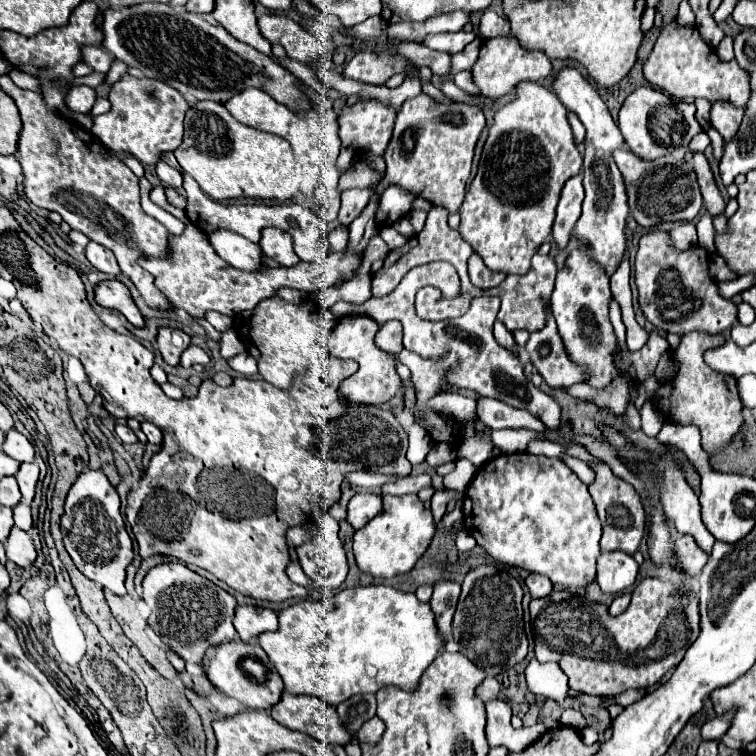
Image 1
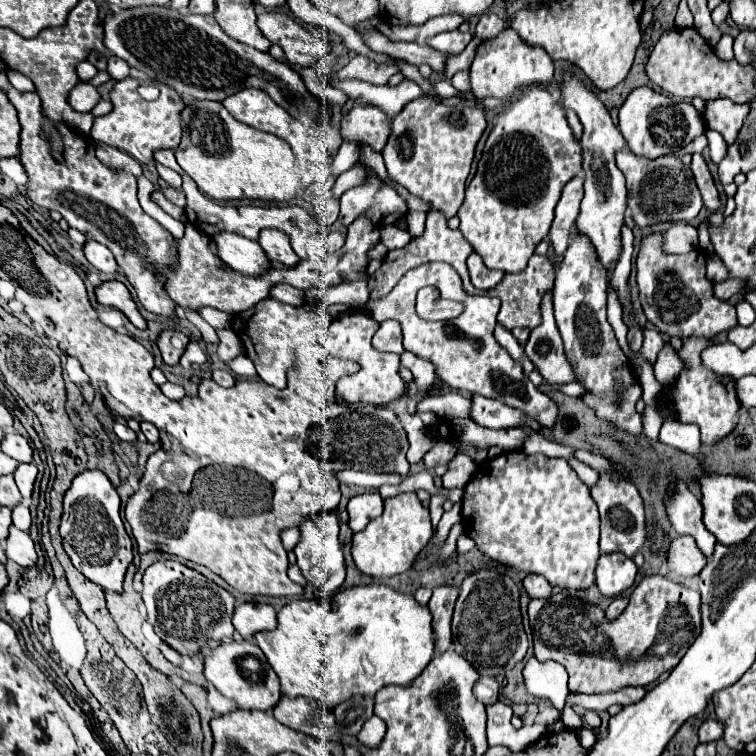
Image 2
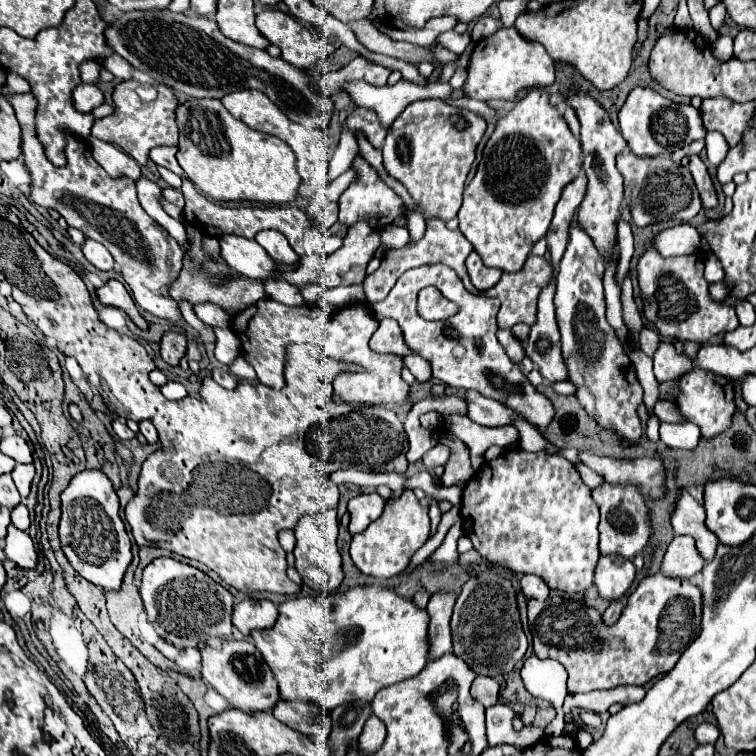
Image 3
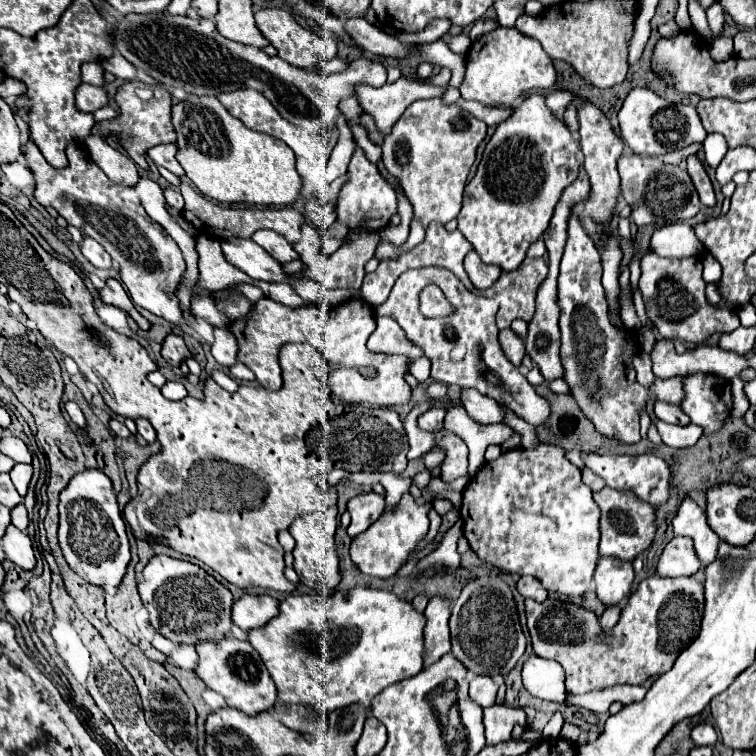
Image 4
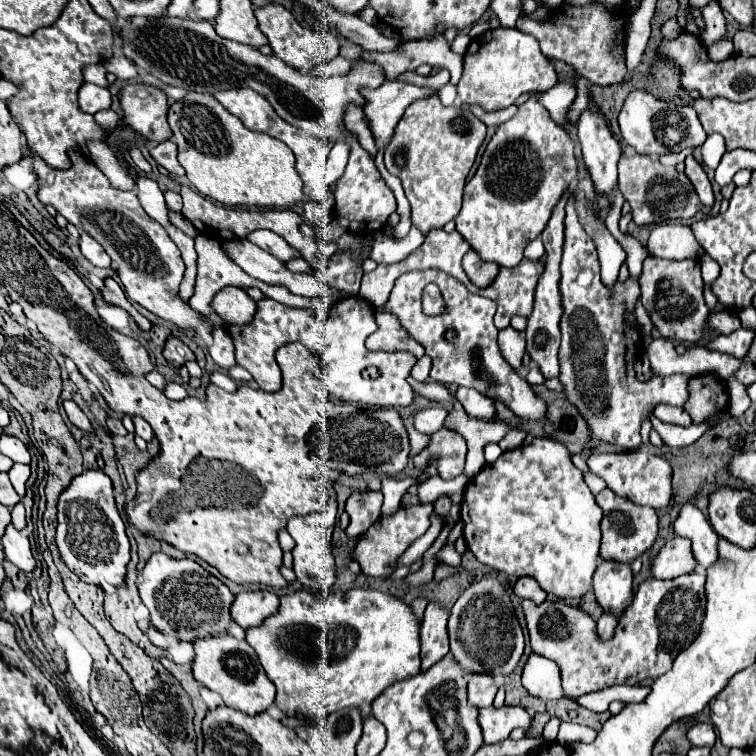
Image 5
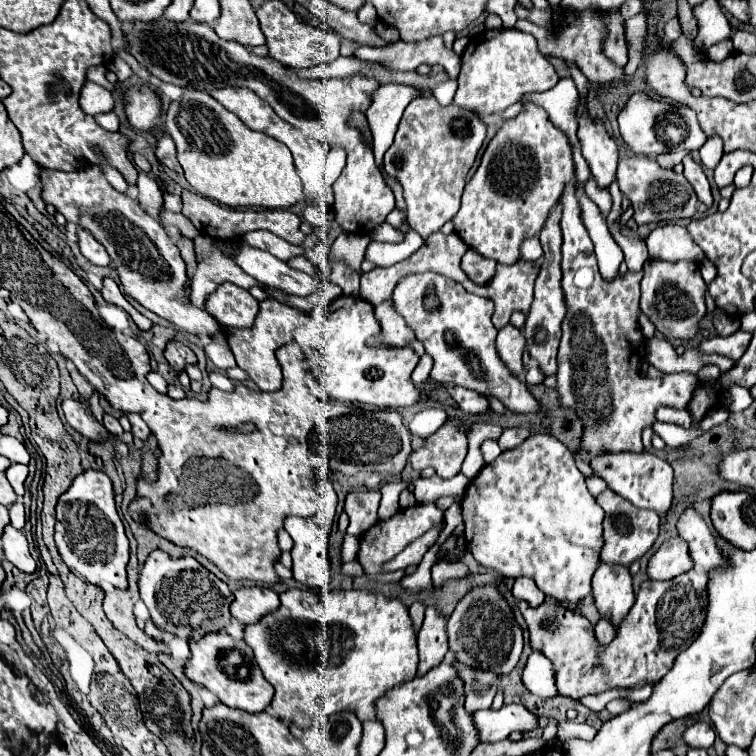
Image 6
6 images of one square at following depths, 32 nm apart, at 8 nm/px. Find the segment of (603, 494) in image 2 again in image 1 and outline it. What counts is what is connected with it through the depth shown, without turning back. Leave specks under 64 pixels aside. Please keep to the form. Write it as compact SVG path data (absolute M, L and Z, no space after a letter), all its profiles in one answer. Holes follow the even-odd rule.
M602 462L602 464L590 464L590 466L596 472L596 480L594 480L594 484L590 484L590 494L594 498L594 504L596 504L600 522L602 522L600 548L602 548L602 552L622 550L628 556L632 556L638 550L638 546L642 544L644 534L646 534L646 514L644 514L642 498L632 484L614 476L612 470L608 468L608 464Z

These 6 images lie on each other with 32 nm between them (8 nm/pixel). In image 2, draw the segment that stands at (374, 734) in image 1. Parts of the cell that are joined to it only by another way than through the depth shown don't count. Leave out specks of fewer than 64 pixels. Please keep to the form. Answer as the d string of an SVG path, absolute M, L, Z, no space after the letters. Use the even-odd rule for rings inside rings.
M372 716L372 718L362 726L362 730L360 730L360 734L358 734L358 740L360 740L360 744L366 746L366 748L374 748L374 746L378 746L378 744L382 742L384 734L386 734L384 722L382 722L378 716Z

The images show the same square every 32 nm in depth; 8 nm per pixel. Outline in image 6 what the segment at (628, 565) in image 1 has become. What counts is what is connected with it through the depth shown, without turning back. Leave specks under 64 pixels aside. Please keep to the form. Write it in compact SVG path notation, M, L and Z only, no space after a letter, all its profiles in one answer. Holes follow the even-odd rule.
M600 564L592 576L592 592L600 618L610 620L612 626L618 628L634 604L634 590L628 568Z

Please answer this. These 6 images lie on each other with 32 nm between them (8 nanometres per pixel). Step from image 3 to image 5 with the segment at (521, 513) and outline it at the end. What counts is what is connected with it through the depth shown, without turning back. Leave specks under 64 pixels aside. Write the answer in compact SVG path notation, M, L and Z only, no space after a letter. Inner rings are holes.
M532 438L520 448L502 452L492 464L486 464L466 486L462 500L464 538L470 552L482 564L504 572L506 576L532 576L546 594L578 600L592 590L592 574L600 560L600 520L602 510L584 484L582 472L572 464L564 444L552 438Z

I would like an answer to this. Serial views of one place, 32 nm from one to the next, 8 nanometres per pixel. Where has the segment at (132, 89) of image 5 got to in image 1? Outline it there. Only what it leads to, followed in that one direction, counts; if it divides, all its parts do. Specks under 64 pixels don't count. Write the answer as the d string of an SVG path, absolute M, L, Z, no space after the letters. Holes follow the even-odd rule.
M126 74L112 86L108 100L112 104L112 110L102 116L96 116L94 126L90 130L92 136L98 138L104 146L134 156L142 164L158 164L162 152L176 150L180 146L184 134L182 120L184 112L188 110L188 102L172 86L160 80L150 80L150 78L138 80ZM148 86L156 90L152 98L144 96L144 88Z

